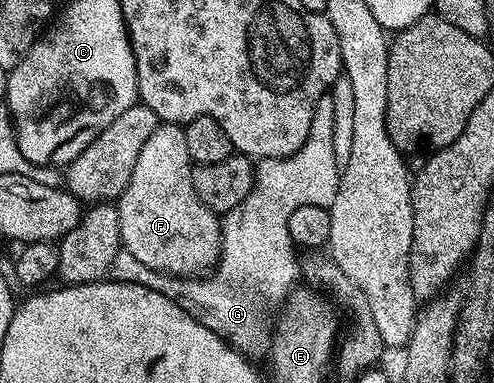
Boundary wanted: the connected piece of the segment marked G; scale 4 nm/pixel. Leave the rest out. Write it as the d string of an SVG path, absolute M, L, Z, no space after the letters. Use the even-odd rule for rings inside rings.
M326 94L316 101L312 125L301 149L283 159L257 160L254 187L248 197L244 197L236 209L221 216L222 252L216 270L209 277L165 275L148 269L148 265L136 261L132 253L120 249L110 266L109 278L115 283L156 289L156 293L164 293L168 301L176 301L184 313L226 340L239 355L265 356L274 338L276 312L299 282L299 252L288 233L288 217L292 217L300 205L320 205L328 209L332 201L336 201L340 168L336 165L332 142L332 120L332 97Z

